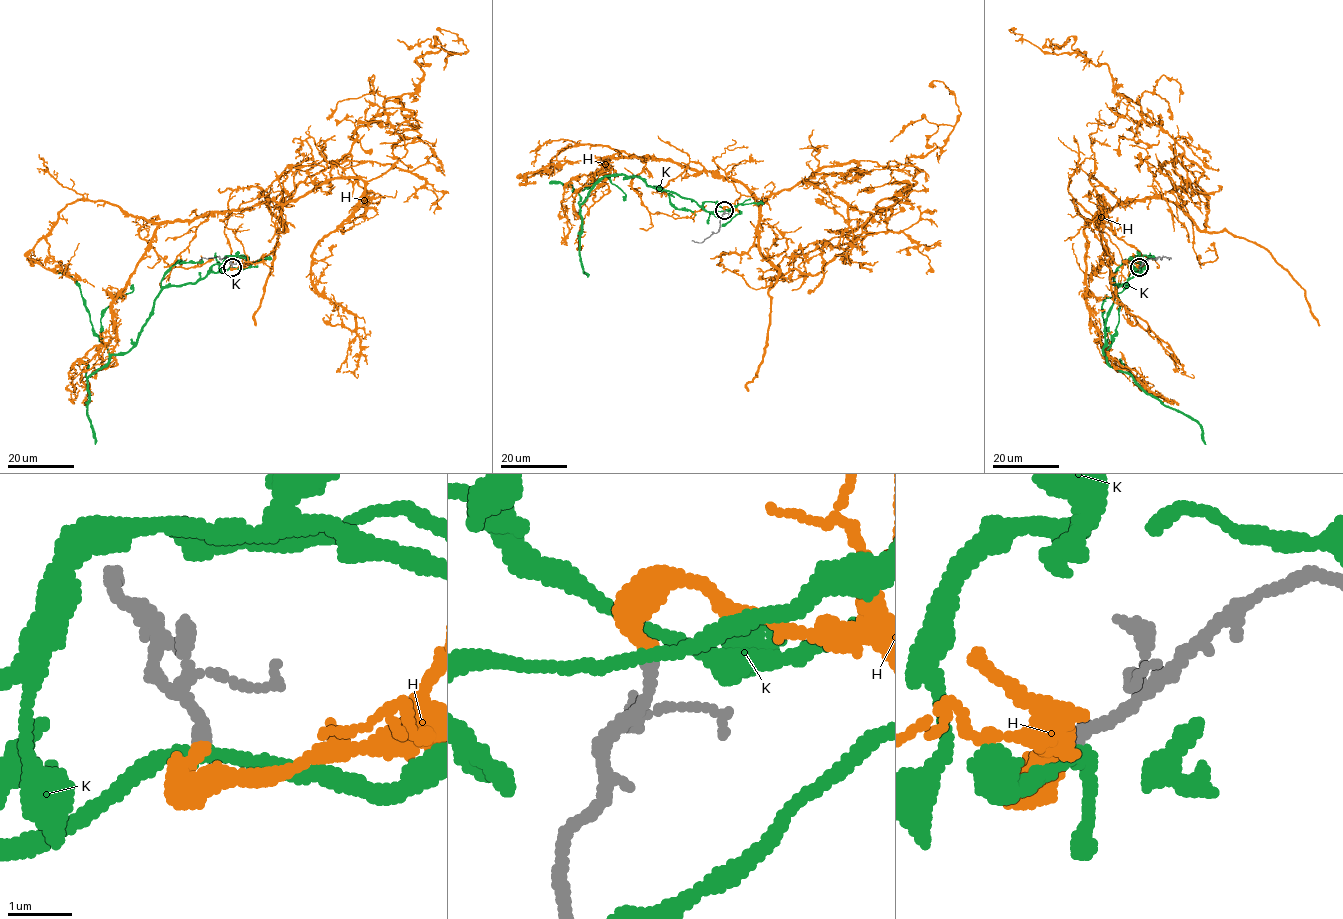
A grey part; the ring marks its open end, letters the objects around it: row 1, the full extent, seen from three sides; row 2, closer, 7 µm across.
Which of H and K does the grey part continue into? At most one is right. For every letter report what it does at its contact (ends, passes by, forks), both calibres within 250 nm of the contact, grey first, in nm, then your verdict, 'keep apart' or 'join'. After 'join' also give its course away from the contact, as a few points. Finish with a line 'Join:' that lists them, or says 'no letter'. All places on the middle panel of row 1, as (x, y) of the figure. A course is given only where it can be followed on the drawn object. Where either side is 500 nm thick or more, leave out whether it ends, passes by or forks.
H: it ends; calibres 200 and 320 nm; join; course (725, 210), (740, 194), (716, 165), (759, 205), (773, 280), (816, 275), (953, 127), (923, 116), (890, 141)
K: it passes by; calibres 220 and 200 nm; keep apart
Join: H

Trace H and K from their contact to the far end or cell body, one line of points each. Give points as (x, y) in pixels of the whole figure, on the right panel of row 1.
H: (1138, 267), (1093, 221), (1168, 198), (1203, 230), (1203, 171), (1117, 94), (1106, 64), (1045, 44), (1070, 39)
K: (1139, 267), (1140, 272), (1118, 286), (1106, 322), (1103, 354), (1148, 394), (1191, 416), (1205, 444)

